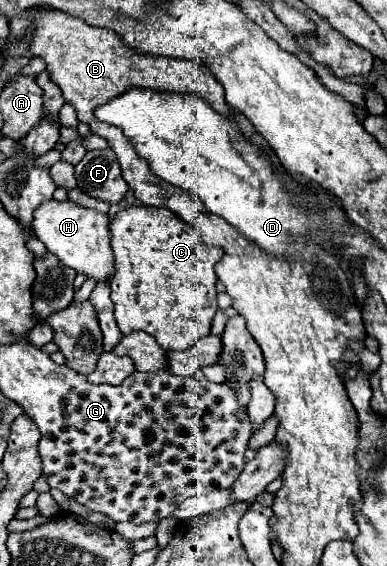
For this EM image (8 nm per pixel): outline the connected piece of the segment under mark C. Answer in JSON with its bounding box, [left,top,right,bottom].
[111,207,223,351]

